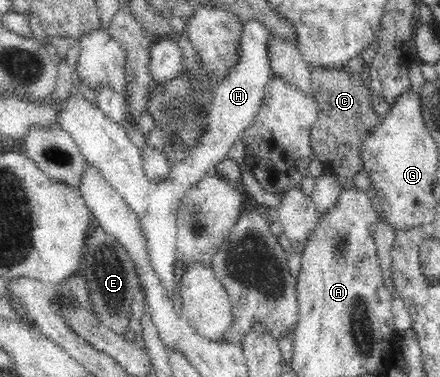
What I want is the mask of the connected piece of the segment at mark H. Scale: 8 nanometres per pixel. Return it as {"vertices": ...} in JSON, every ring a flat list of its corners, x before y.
{"vertices":[[249,18,242,23,243,31,240,46,237,50,237,62,229,74,217,84,209,112,209,126,205,130,205,138,189,152,185,160,176,160,171,176,164,182,153,183,145,175,142,152,133,144,124,124,113,122,105,117,105,113,96,105,89,103,83,95,70,93,64,109,58,114,58,126,61,126,78,144,87,162,107,180,129,205,129,209,137,215,143,237,147,241,147,259,165,287,167,299,175,296,175,288,179,289,175,276,177,208,179,200,186,190,193,187,205,174,215,169,217,164,227,158,227,150,239,140,243,131,253,122,255,114,261,106,266,84,275,76,269,68,267,49,272,34,264,24,256,18]]}

